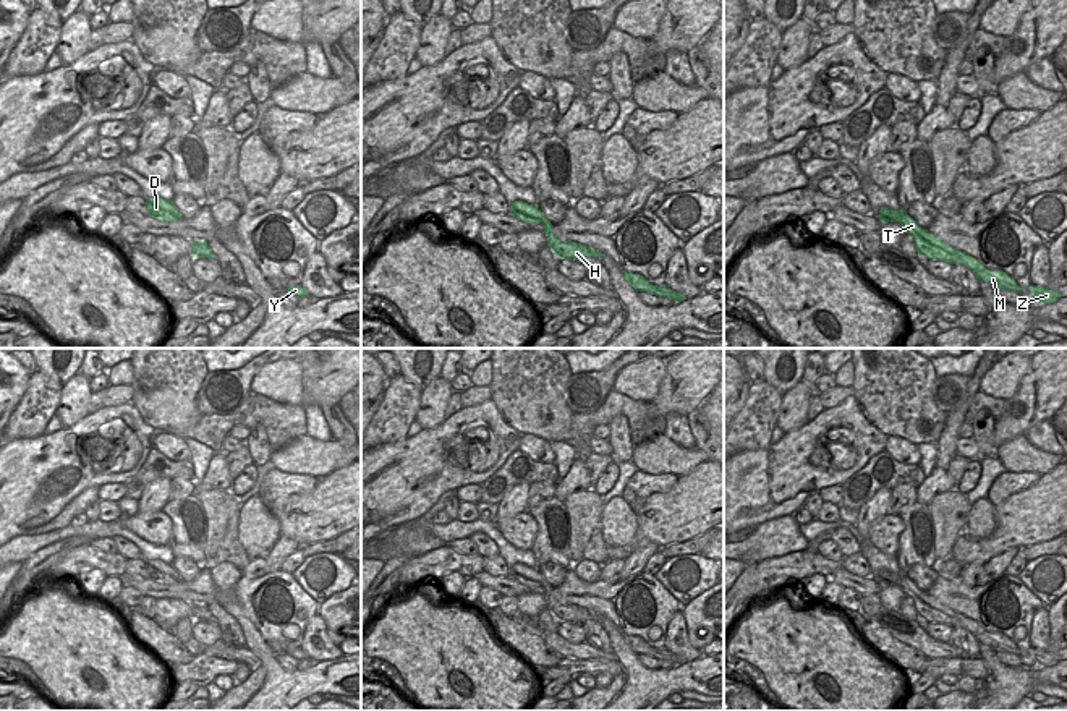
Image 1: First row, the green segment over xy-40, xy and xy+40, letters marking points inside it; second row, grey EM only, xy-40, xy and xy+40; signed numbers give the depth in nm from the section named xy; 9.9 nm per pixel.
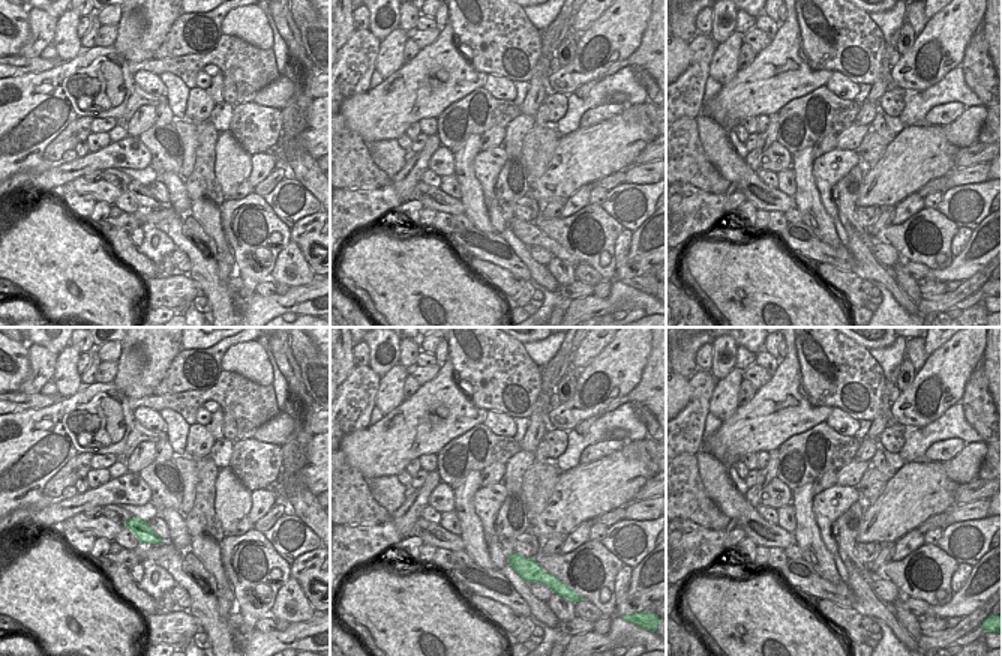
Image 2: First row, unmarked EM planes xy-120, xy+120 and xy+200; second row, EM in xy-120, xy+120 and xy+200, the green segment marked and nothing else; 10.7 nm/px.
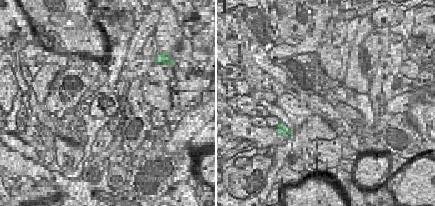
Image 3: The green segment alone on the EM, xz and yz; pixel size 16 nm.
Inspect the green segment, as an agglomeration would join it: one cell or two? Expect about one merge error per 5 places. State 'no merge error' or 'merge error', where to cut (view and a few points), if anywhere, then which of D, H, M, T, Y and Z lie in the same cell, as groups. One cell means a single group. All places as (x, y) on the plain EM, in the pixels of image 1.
no merge error | no cut | D H M T Y Z

